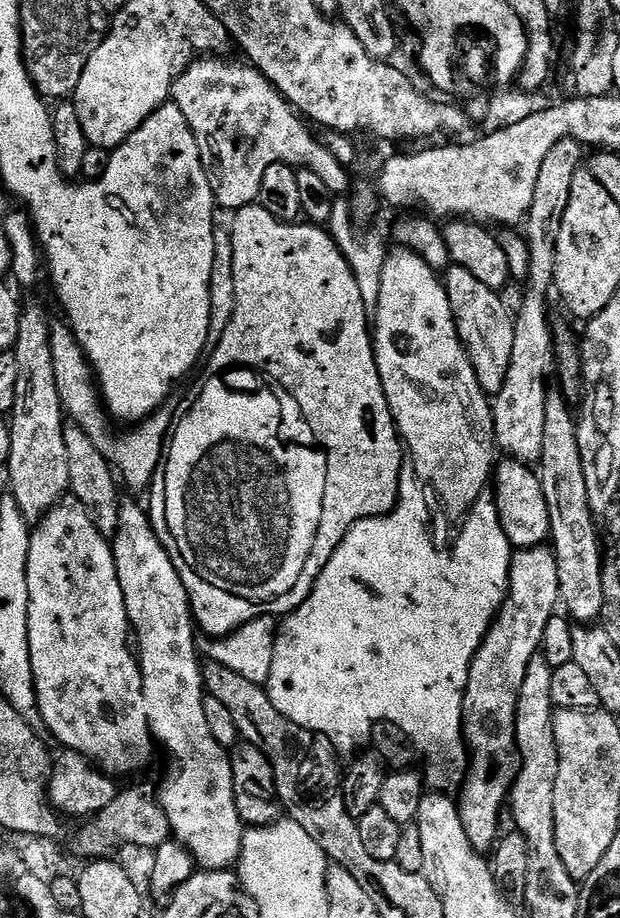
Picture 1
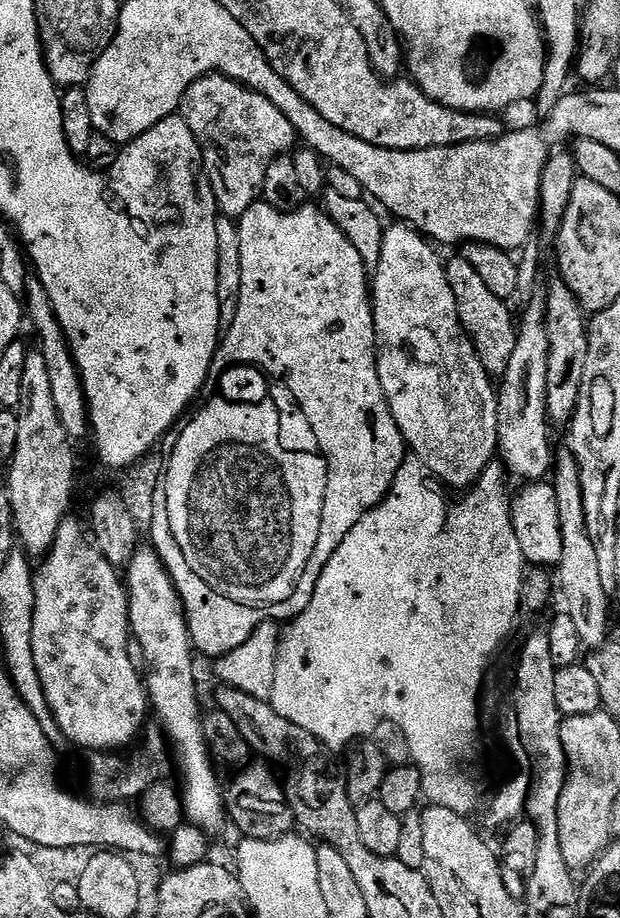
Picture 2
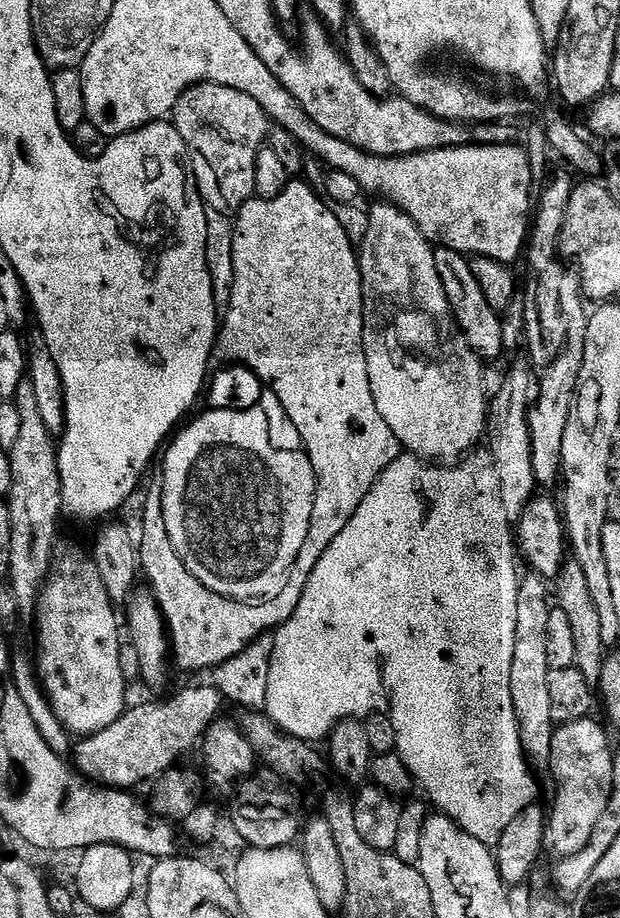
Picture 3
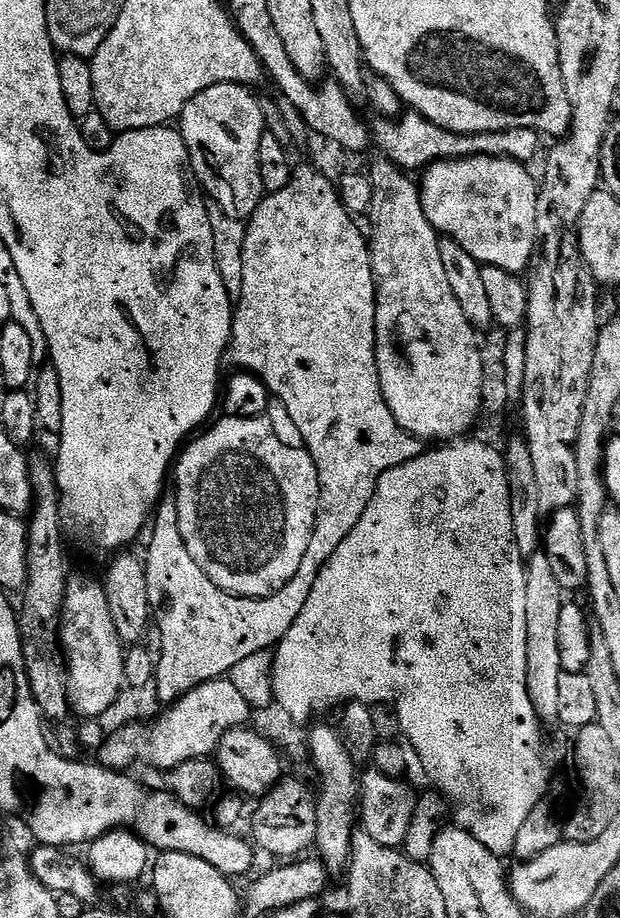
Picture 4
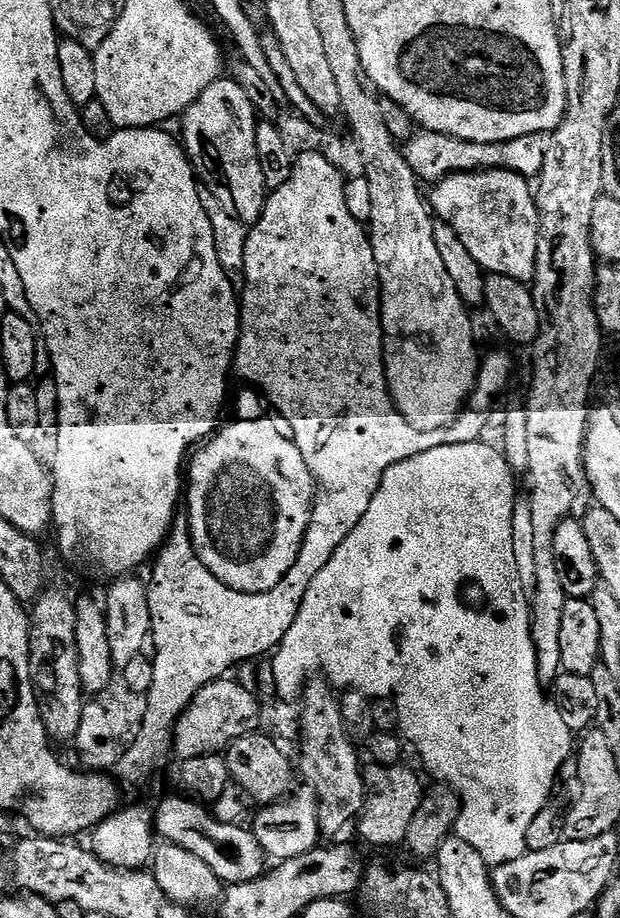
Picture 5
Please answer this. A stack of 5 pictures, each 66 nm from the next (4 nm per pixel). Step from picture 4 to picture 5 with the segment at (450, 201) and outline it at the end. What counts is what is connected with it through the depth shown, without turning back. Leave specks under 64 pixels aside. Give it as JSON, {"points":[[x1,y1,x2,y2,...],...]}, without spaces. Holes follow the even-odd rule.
{"points":[[485,168,482,172,454,172,444,180,435,181,433,188,436,189,432,192,432,200,430,196,430,208,435,219,452,227,462,246,470,250,470,258,474,258,485,273,525,282,534,278,540,215,533,185,525,177,505,168]]}

